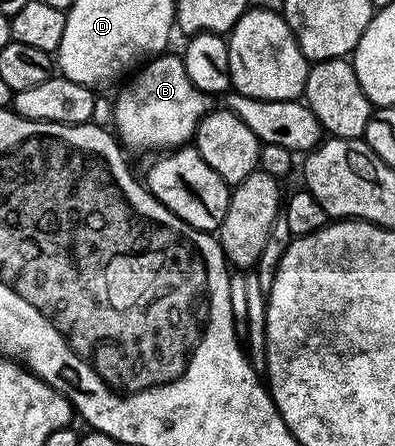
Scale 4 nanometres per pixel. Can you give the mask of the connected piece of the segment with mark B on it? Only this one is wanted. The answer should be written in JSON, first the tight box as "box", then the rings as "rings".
{"box":[112,53,210,151],"rings":[[[165,53],[156,56],[154,59],[147,60],[147,62],[119,88],[119,91],[121,90],[120,96],[115,96],[112,118],[114,120],[115,134],[125,148],[133,147],[136,151],[152,151],[155,147],[164,147],[160,149],[183,147],[195,136],[197,125],[199,125],[200,120],[208,114],[210,110],[209,100],[203,91],[199,91],[199,89],[192,84],[190,77],[186,77],[186,65],[184,64],[183,58],[181,58],[179,54],[172,54],[173,53]]]}

